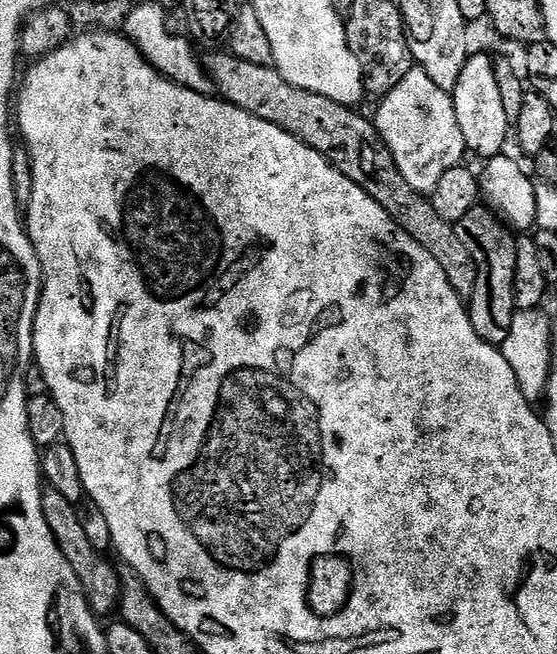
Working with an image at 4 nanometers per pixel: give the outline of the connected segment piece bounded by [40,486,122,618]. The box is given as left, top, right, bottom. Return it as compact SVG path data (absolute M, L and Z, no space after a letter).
M45 487L40 493L42 498L42 518L46 518L46 526L50 526L50 534L54 534L54 538L58 542L58 550L62 550L62 558L66 558L66 562L70 562L70 567L74 570L74 574L78 574L78 582L84 591L86 602L92 607L92 613L97 618L105 618L117 611L120 602L120 572L107 559L105 553L94 550L94 546L90 546L89 540L82 527L82 522L76 513L77 505L71 504L66 500L65 495L60 494L58 490Z

